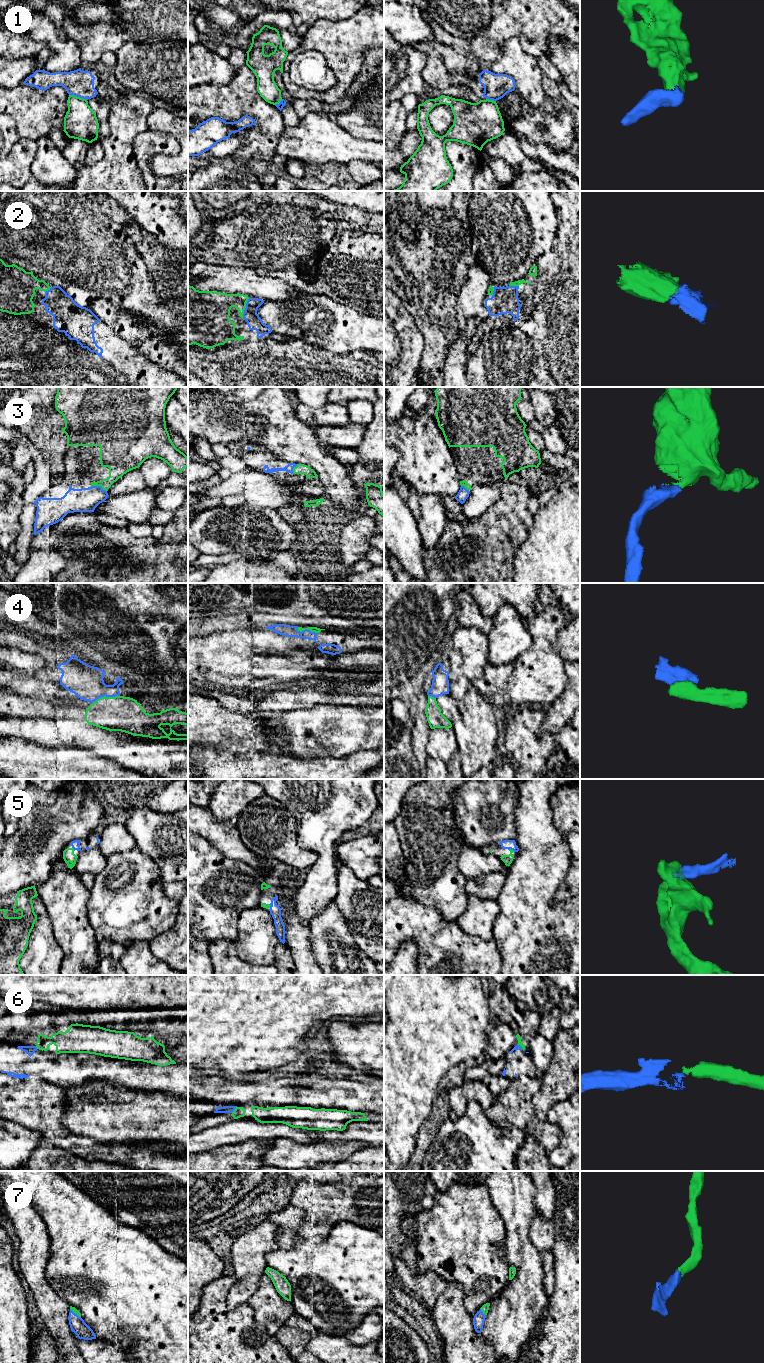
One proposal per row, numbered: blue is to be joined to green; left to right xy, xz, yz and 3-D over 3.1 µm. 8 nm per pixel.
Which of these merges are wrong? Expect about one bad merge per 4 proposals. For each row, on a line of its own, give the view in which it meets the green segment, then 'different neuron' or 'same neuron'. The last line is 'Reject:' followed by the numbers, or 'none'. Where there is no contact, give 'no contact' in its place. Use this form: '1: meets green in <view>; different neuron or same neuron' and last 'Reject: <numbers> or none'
1: meets green in xy; different neuron
2: meets green in xz; same neuron
3: meets green in xy; same neuron
4: meets green in xy; same neuron
5: meets green in yz; same neuron
6: meets green in xz; different neuron
7: meets green in yz; same neuron
Reject: 1, 6

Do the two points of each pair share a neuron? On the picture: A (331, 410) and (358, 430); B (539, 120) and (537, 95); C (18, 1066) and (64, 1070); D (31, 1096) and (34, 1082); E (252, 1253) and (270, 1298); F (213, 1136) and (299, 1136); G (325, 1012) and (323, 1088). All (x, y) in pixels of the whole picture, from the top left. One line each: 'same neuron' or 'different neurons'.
A: different neurons
B: different neurons
C: same neuron
D: same neuron
E: different neurons
F: same neuron
G: different neurons

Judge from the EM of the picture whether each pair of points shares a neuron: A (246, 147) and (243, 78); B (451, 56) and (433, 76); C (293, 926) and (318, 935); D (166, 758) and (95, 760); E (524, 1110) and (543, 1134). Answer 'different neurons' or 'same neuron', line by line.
A: same neuron
B: same neuron
C: different neurons
D: different neurons
E: same neuron

